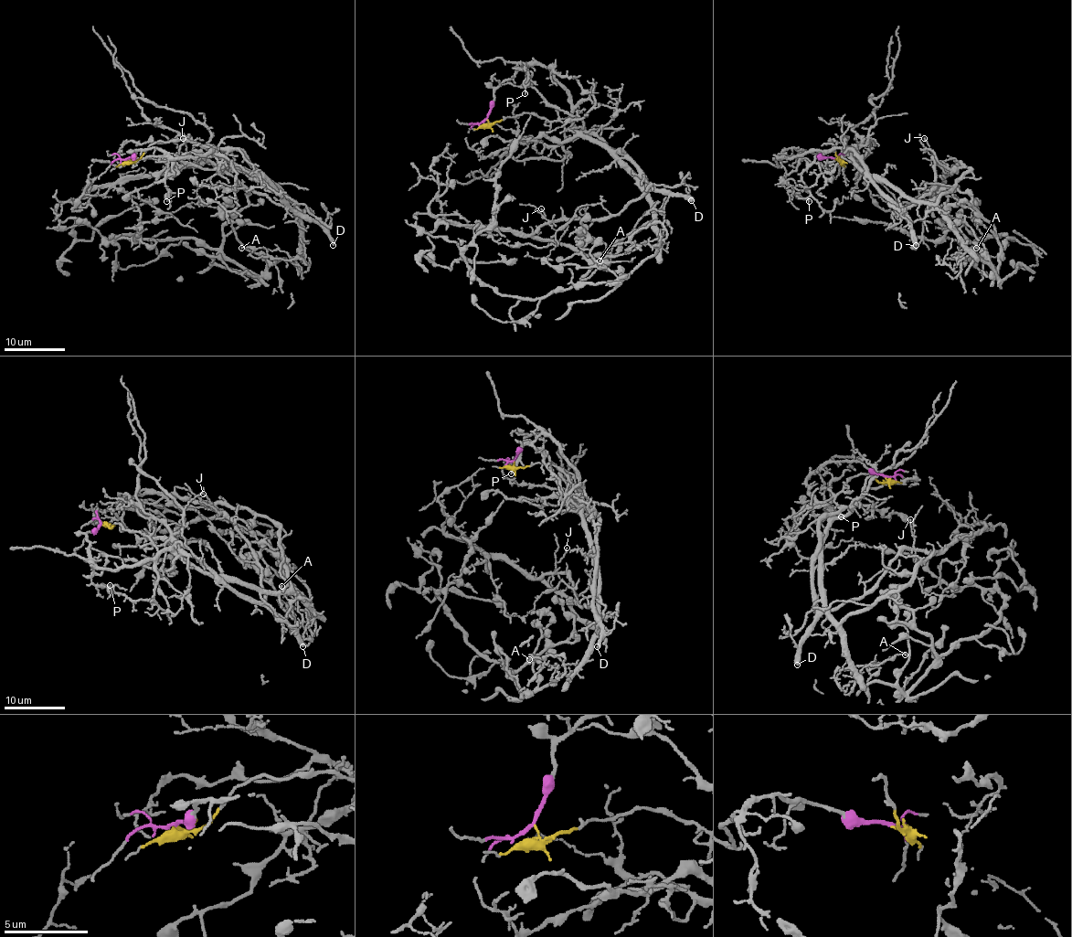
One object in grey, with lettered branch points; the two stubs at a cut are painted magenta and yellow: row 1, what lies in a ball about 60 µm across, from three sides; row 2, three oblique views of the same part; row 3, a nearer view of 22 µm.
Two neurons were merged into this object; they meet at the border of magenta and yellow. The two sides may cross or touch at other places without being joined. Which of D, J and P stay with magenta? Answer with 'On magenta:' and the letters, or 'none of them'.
On magenta: P

